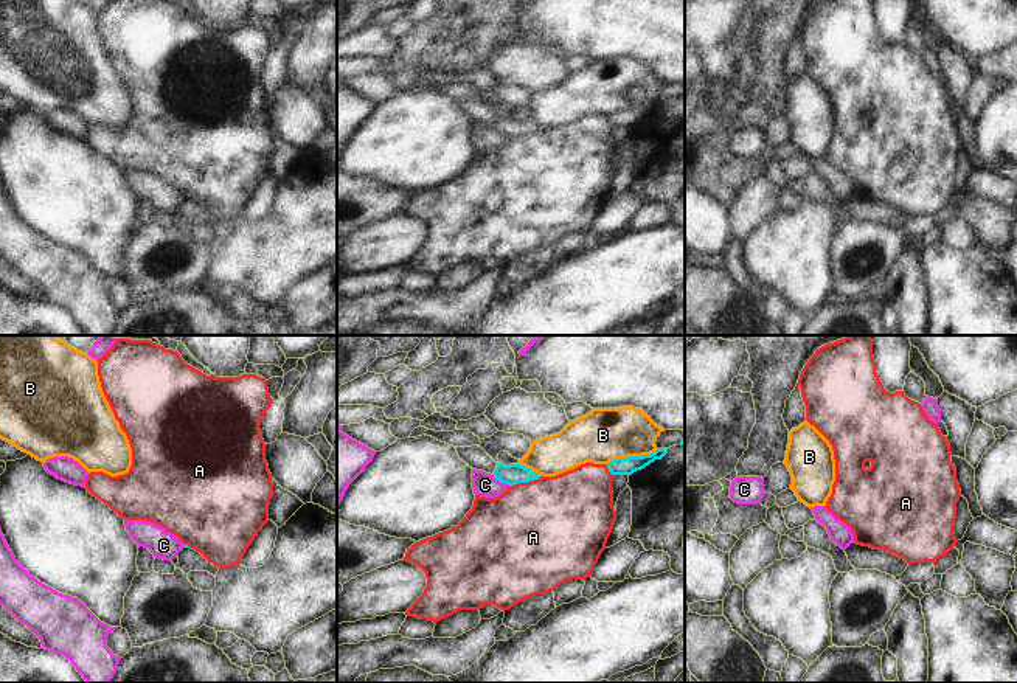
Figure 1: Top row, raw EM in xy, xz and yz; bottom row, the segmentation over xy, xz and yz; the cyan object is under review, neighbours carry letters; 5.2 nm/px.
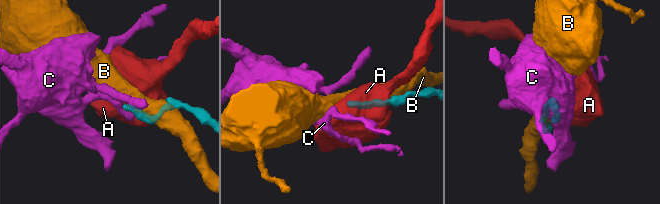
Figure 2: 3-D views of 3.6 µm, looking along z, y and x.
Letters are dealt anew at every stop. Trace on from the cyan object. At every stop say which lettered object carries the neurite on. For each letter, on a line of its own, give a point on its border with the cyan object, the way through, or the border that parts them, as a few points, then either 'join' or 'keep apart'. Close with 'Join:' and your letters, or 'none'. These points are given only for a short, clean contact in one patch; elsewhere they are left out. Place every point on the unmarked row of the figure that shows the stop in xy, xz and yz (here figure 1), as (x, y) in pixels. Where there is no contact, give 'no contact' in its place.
A: contact xz (525, 134); keep apart
B: contact xz (632, 109); keep apart
C: contact xz (500, 132); border xz (492, 126), (510, 137); keep apart
Join: none

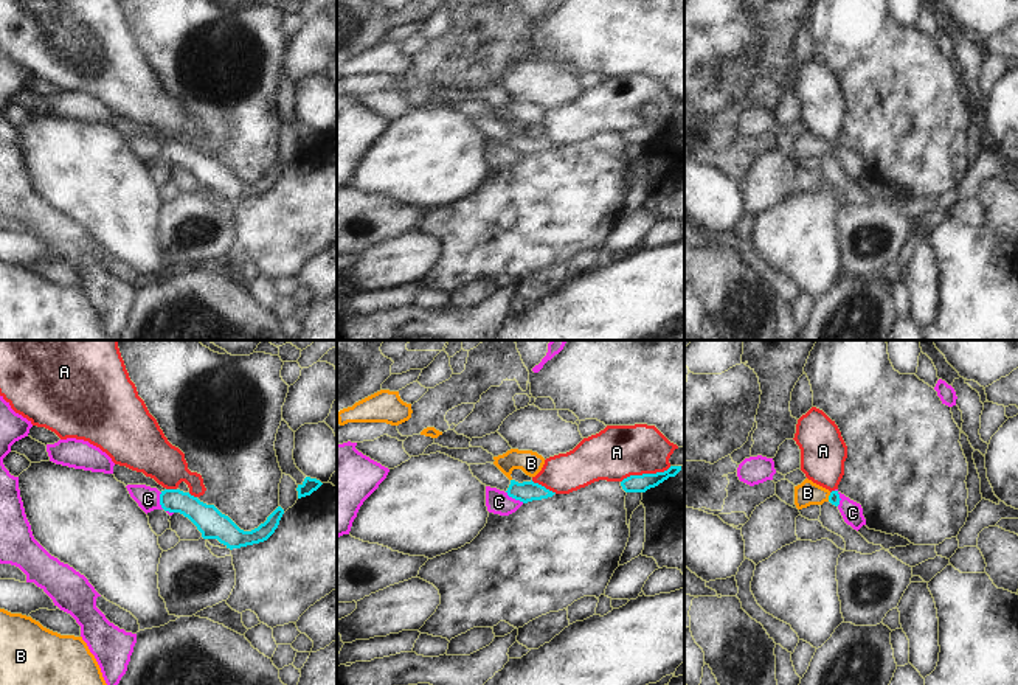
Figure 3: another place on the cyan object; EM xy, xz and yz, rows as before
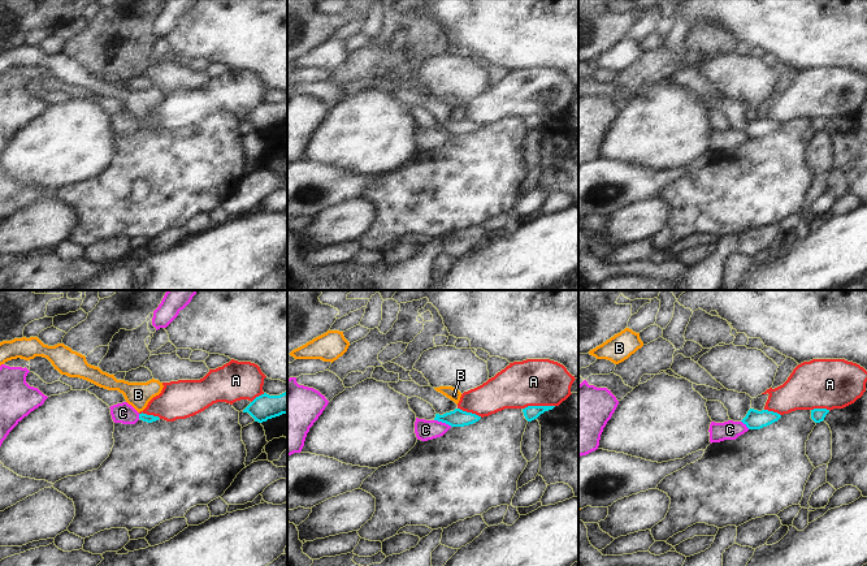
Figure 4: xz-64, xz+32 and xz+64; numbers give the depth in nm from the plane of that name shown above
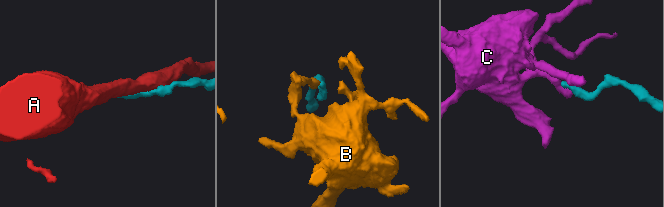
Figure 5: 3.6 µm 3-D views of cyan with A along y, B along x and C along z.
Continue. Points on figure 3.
A: contact xz (646, 126); keep apart
B: contact yz (829, 149); way yz (834, 149), (829, 149), (807, 145); join
C: contact xz (514, 149); border xz (506, 143), (523, 154); keep apart
Join: B

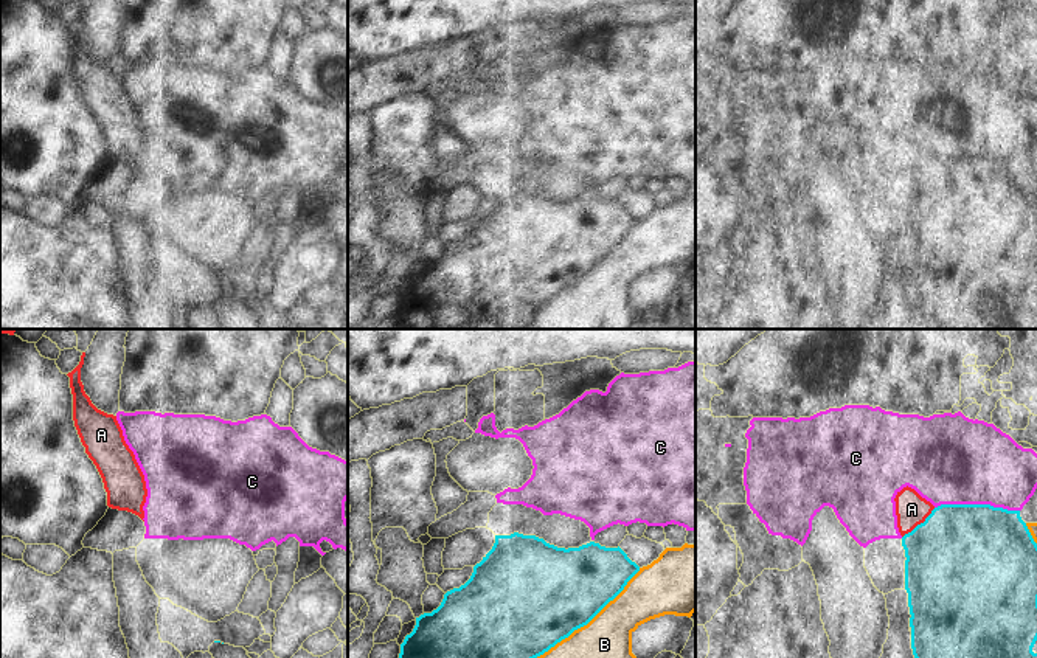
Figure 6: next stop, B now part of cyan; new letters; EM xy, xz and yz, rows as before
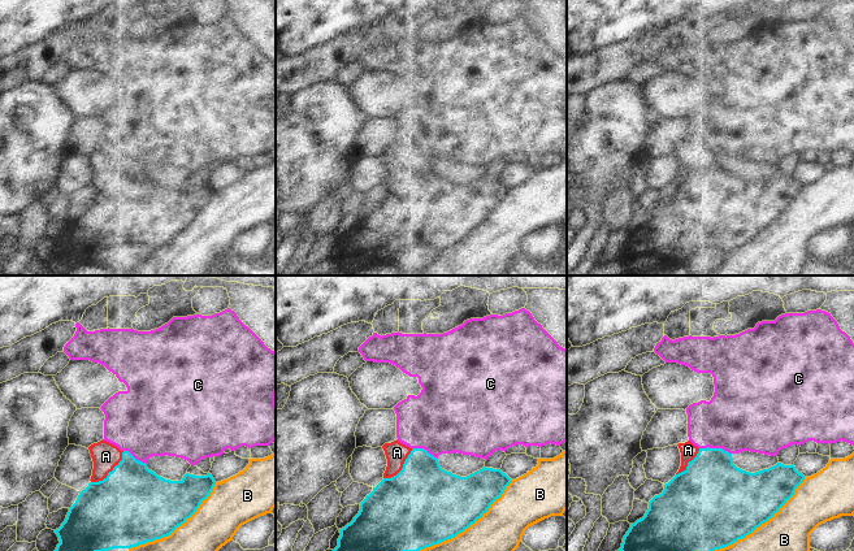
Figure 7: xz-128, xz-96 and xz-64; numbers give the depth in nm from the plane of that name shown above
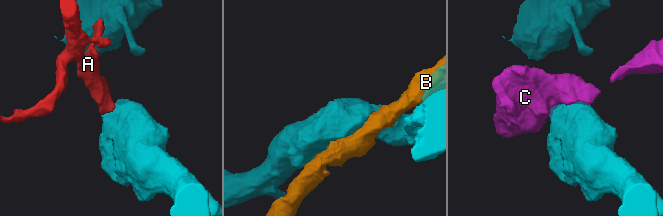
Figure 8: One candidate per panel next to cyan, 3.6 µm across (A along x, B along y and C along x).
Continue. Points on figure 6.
A: contact yz (921, 176); join
B: contact xz (572, 284); keep apart
C: contact yz (977, 157); keep apart
Join: A

